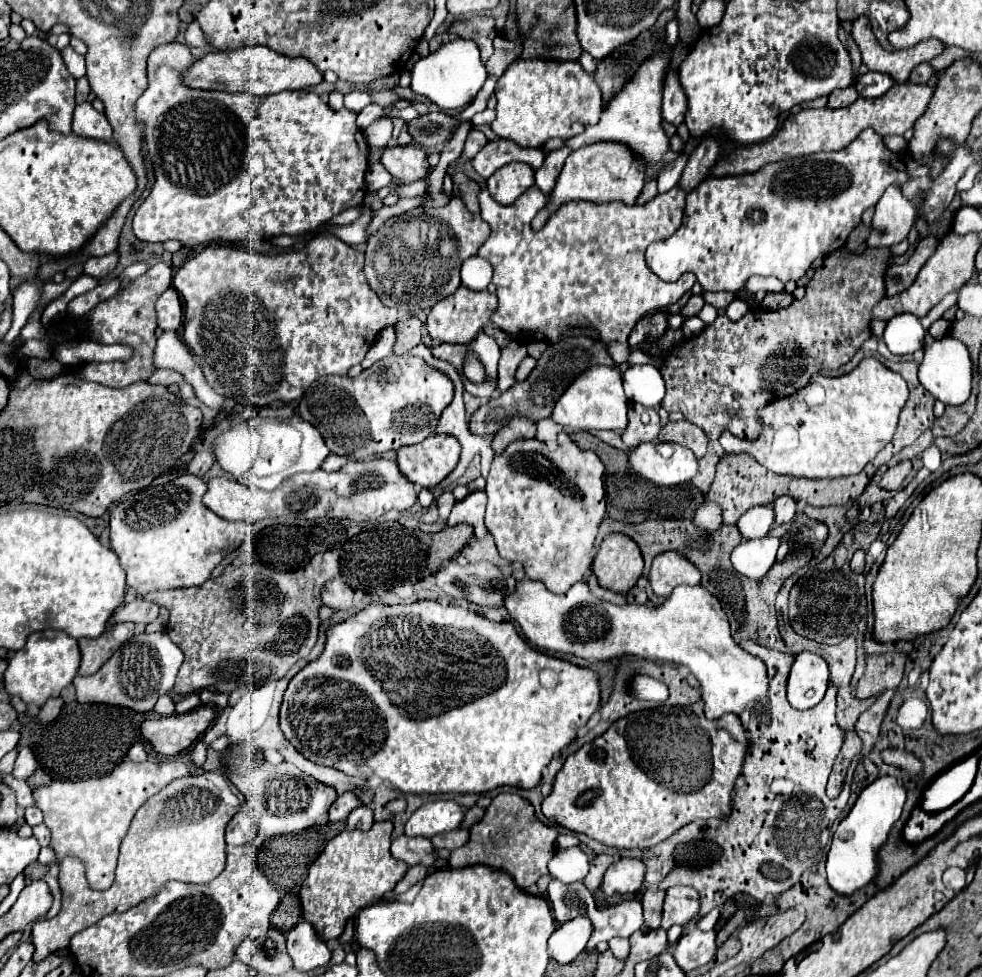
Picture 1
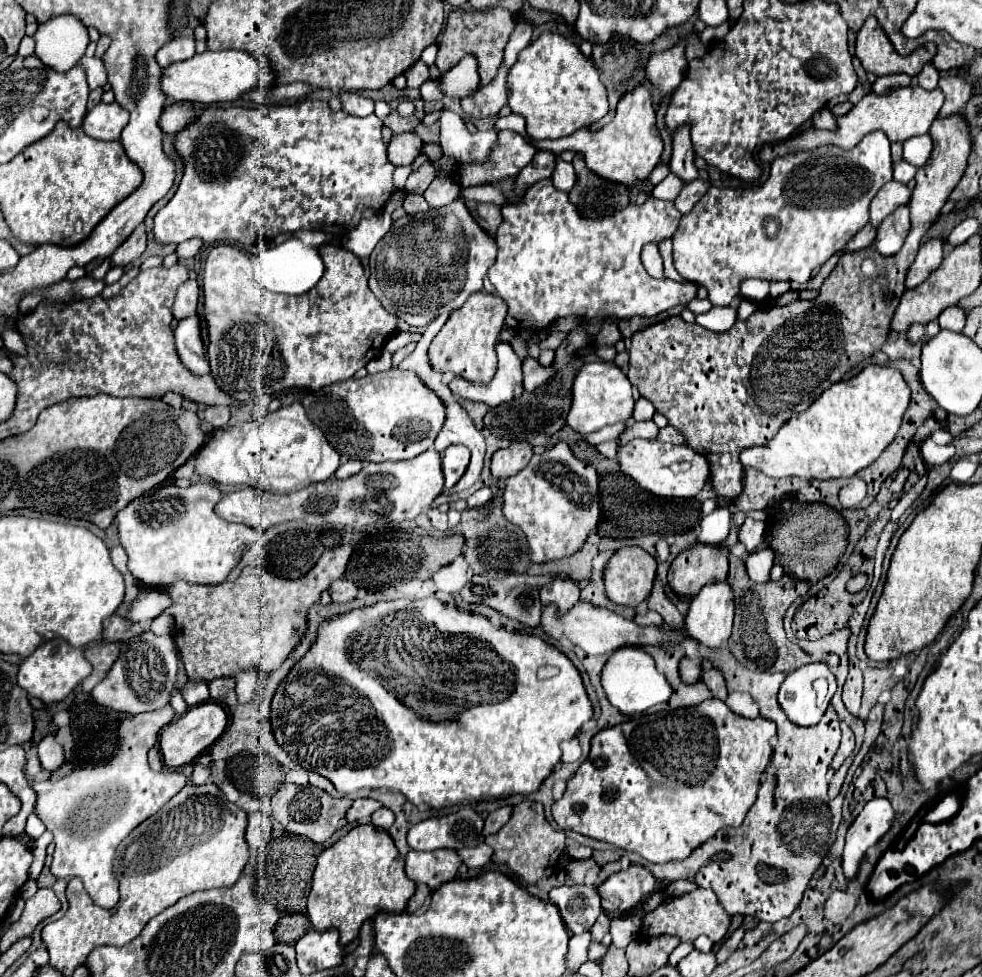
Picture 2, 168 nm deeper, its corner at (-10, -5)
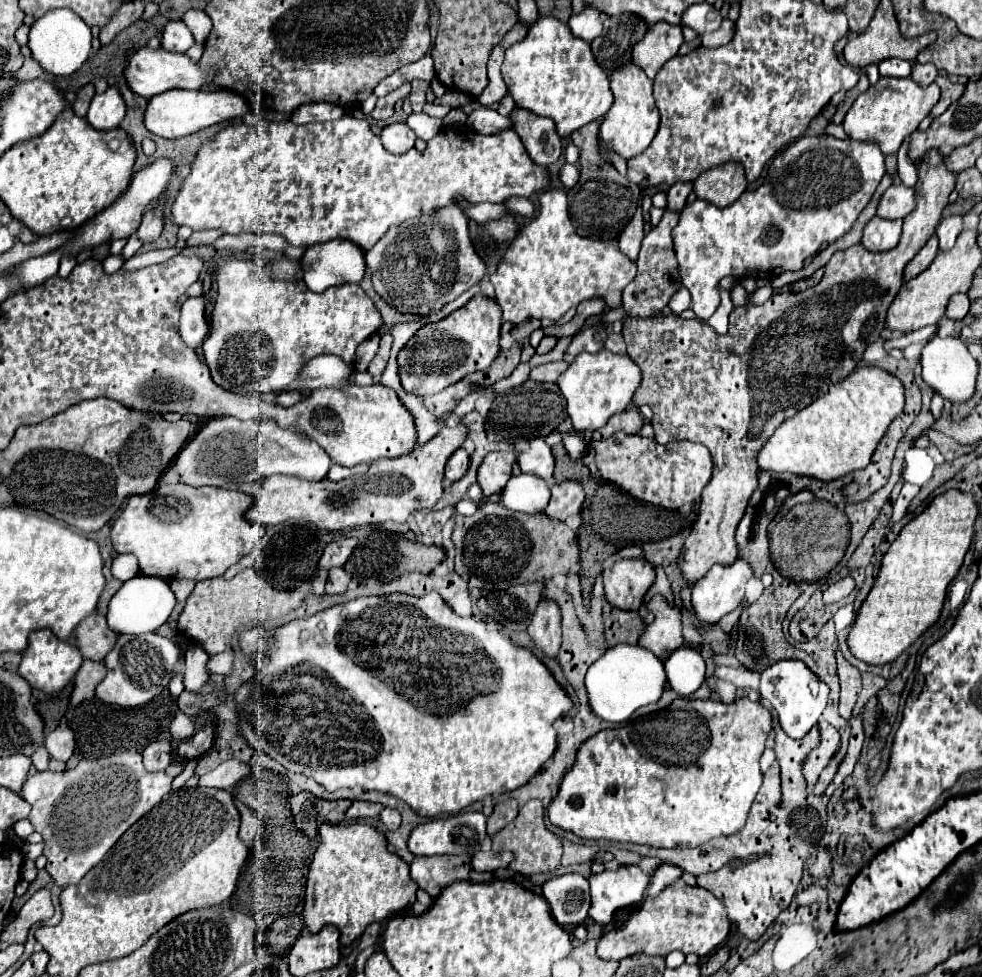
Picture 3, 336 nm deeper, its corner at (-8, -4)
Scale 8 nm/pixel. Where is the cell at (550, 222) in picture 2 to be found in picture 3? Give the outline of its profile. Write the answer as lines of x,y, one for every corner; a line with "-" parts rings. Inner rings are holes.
547,189
539,197
537,215
509,245
503,261
491,275
491,283
503,319
517,325
527,319
557,321
567,309
593,297
601,297
611,309
619,307
623,285
627,285
635,273
637,265
619,251
617,243
577,235
569,221
565,193

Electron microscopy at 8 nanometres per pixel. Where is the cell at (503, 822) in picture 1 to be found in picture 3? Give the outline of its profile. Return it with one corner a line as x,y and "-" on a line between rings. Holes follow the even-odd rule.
533,799
519,809
519,815
515,817
515,821
511,821
511,825
503,827
503,831
499,831
493,837
493,851
511,851
515,855
515,863
511,863
511,869
531,875
531,873
547,873
561,865
561,853
563,853
561,839
545,827
543,817
545,817
543,805

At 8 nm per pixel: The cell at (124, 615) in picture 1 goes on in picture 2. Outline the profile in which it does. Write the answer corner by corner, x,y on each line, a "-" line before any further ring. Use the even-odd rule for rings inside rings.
111,616
109,620
103,622
103,640
109,642
127,642
129,638
145,632
149,628
149,624
139,624
139,622
129,622
123,616

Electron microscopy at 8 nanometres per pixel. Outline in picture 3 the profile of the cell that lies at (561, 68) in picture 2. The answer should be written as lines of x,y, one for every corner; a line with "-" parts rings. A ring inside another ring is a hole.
551,15
539,17
535,25
531,25
527,37
505,51
503,77
515,105
539,117
551,117
561,137
601,119
613,105
609,77
599,69
591,45
575,37
567,23

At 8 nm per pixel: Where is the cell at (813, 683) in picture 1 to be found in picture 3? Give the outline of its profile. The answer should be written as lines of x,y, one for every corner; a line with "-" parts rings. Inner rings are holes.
795,659
777,661
761,673
761,699
769,703
769,707
777,713
781,729
793,737
801,739
809,733
809,729
819,721
829,697
829,687
819,681
819,677
803,663

